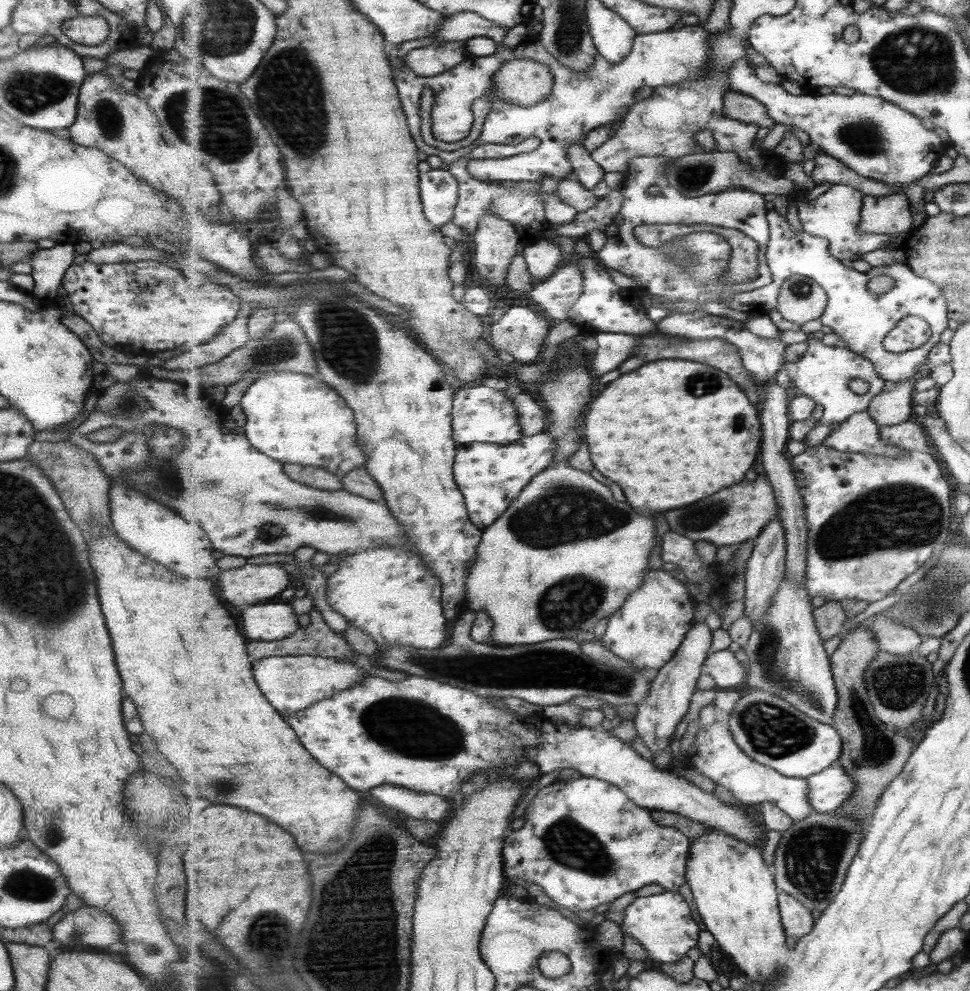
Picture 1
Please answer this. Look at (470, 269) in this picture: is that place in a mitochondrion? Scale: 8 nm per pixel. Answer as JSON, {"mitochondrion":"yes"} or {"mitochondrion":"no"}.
{"mitochondrion":"no"}

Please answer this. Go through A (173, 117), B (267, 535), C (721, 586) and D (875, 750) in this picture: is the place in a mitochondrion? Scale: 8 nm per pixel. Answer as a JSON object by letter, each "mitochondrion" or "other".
{"A":"mitochondrion","B":"other","C":"other","D":"mitochondrion"}

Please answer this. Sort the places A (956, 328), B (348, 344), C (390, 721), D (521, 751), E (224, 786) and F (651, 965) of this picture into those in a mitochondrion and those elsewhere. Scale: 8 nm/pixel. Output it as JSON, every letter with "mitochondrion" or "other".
{"A":"other","B":"mitochondrion","C":"mitochondrion","D":"other","E":"mitochondrion","F":"other"}

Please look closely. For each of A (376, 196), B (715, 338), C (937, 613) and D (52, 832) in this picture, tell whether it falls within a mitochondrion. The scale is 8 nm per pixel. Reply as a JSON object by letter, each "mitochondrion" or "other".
{"A":"other","B":"other","C":"mitochondrion","D":"mitochondrion"}

